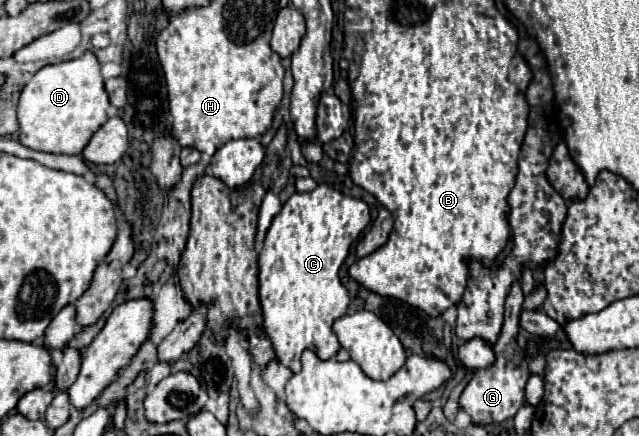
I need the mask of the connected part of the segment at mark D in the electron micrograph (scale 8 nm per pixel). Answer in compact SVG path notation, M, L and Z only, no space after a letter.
M92 51L70 61L46 65L32 75L20 93L20 143L36 151L80 155L88 137L92 137L92 133L96 133L96 129L108 119L108 105L100 63Z

